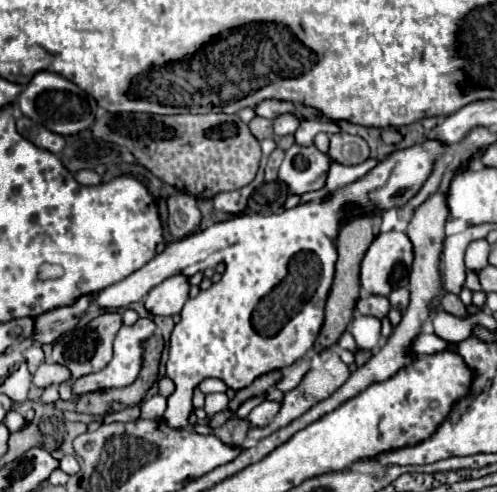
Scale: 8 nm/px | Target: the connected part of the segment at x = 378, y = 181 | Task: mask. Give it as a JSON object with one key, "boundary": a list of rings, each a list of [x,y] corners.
{"boundary":[[[424,141],[424,145],[414,145],[412,149],[392,153],[392,157],[380,161],[362,181],[334,191],[328,201],[310,201],[306,205],[298,205],[294,209],[266,217],[258,213],[238,215],[172,243],[170,265],[176,261],[186,261],[186,251],[200,251],[196,255],[196,261],[224,261],[226,271],[220,279],[224,281],[224,285],[220,285],[218,281],[210,289],[200,291],[194,299],[188,299],[184,303],[180,323],[176,323],[172,331],[166,377],[172,379],[176,389],[168,397],[166,423],[176,429],[188,427],[188,419],[192,415],[192,391],[208,377],[222,379],[230,389],[238,391],[242,387],[248,387],[256,377],[272,373],[276,369],[286,369],[302,359],[312,349],[324,321],[324,301],[332,279],[324,271],[318,271],[316,265],[334,265],[336,261],[336,229],[340,227],[340,213],[344,213],[344,205],[352,201],[352,205],[364,205],[364,209],[372,209],[372,205],[376,205],[376,209],[380,211],[384,207],[402,205],[418,193],[420,185],[432,171],[434,159],[438,159],[444,149],[446,145],[440,145],[438,141]]]}

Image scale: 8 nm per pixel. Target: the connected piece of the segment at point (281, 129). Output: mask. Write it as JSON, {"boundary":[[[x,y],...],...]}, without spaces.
{"boundary":[[[282,113],[274,119],[274,133],[288,135],[288,133],[294,133],[298,125],[300,125],[300,117],[296,113]]]}

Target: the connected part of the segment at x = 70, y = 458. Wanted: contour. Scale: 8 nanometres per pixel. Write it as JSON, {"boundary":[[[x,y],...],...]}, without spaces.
{"boundary":[[[64,455],[64,457],[60,459],[60,469],[62,469],[64,473],[68,473],[68,475],[74,475],[74,473],[78,473],[80,463],[76,461],[74,455]]]}

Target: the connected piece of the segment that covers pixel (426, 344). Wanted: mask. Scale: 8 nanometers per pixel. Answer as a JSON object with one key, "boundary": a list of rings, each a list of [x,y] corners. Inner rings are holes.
{"boundary":[[[434,312],[428,317],[422,326],[422,331],[420,331],[420,337],[416,337],[412,341],[412,347],[410,347],[410,353],[414,357],[418,355],[426,355],[426,353],[438,353],[438,351],[444,351],[448,347],[448,343],[440,337],[434,335],[432,317]]]}

